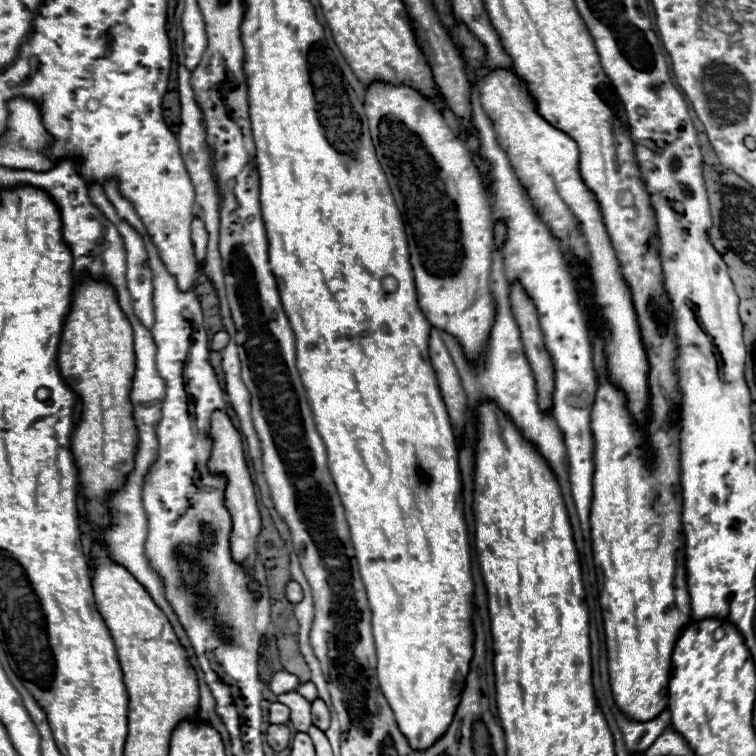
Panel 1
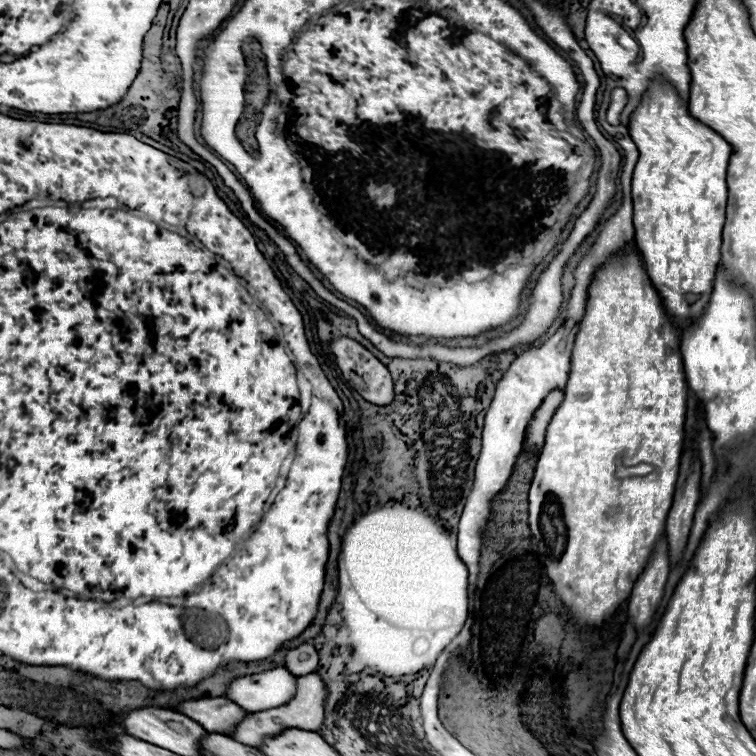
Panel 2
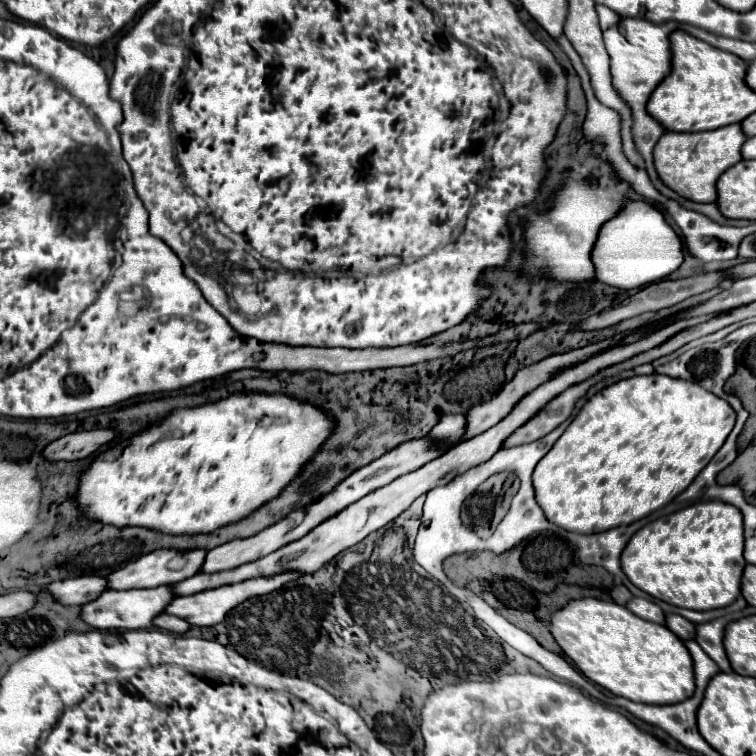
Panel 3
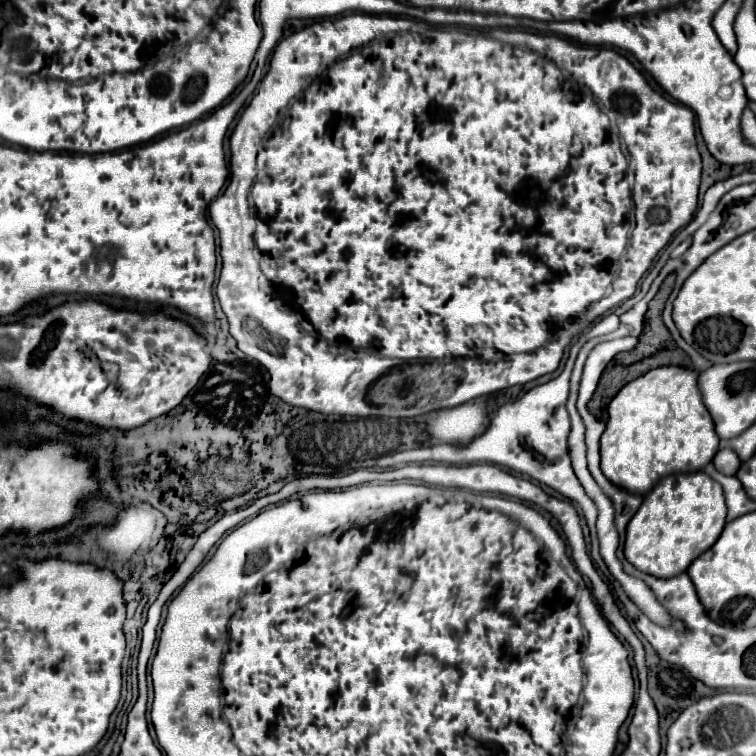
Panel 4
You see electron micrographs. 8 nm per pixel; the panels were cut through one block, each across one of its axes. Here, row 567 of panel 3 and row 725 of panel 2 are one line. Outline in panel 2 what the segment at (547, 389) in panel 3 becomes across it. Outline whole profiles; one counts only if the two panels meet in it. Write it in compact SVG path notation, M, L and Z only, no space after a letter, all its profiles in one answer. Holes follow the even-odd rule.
M318 674L298 676L298 696L294 696L288 704L284 704L284 708L272 708L268 712L254 712L250 716L250 720L244 720L244 724L240 724L236 734L232 734L230 738L236 738L238 742L248 744L248 746L258 746L258 744L264 744L266 738L278 736L280 732L284 732L288 728L318 732L324 722L326 696L328 696L328 688L326 688L326 682L322 680L322 676L318 676Z

